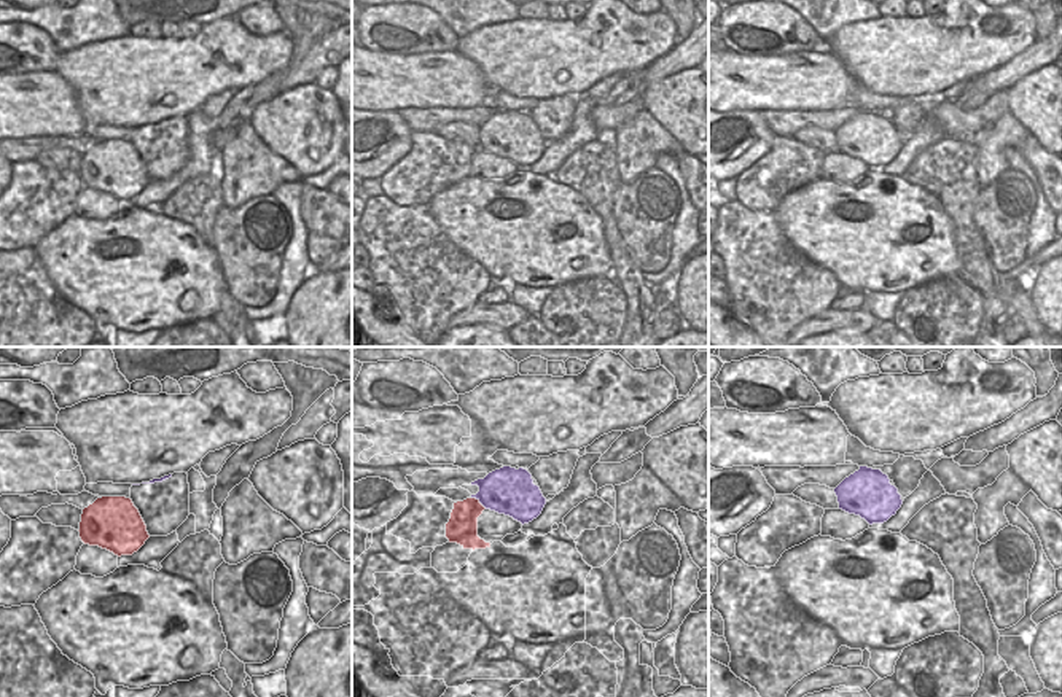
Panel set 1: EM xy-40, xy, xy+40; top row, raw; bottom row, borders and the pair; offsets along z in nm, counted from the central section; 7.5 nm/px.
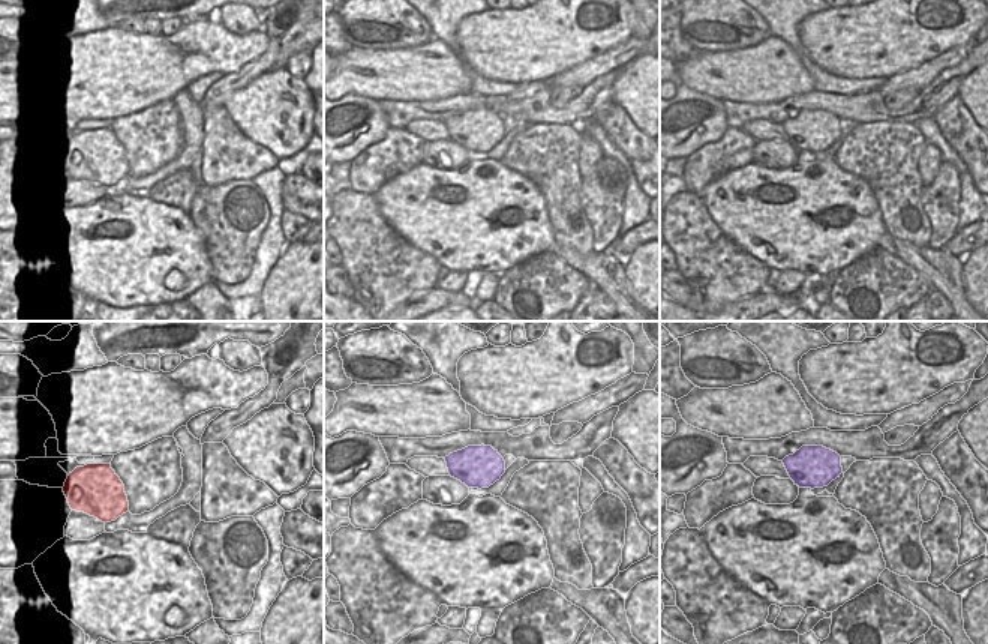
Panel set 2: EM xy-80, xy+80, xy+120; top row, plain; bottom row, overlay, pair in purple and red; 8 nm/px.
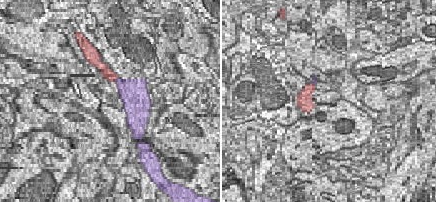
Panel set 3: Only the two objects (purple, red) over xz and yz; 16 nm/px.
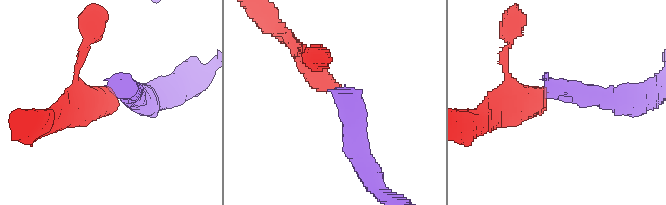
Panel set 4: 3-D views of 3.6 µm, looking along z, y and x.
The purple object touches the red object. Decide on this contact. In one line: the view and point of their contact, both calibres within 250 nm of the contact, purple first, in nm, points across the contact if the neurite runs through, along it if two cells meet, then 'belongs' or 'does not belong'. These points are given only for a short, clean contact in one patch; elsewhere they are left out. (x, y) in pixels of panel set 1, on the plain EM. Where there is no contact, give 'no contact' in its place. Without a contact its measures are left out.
contact xy (480, 145); calibres 360 and 240 nm; way xy (507, 134), (495, 136), (480, 145), (464, 161), (462, 171); belongs

